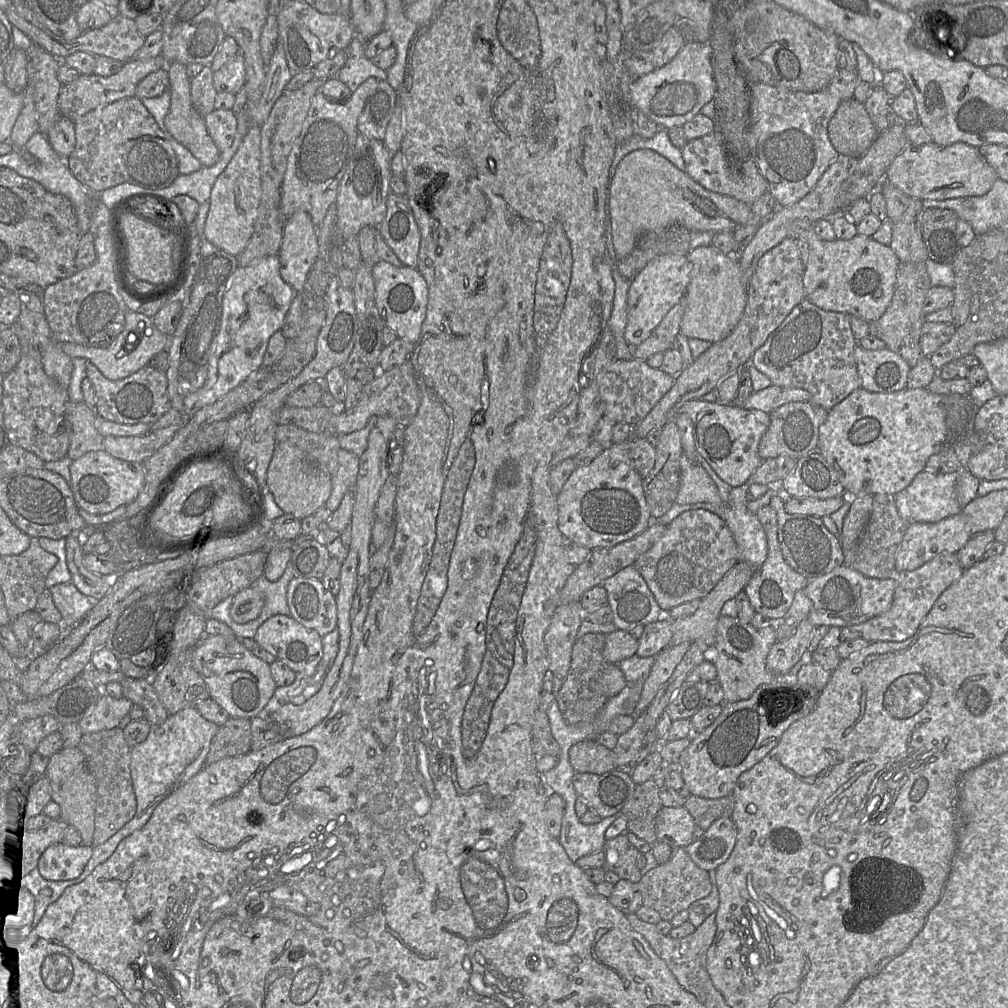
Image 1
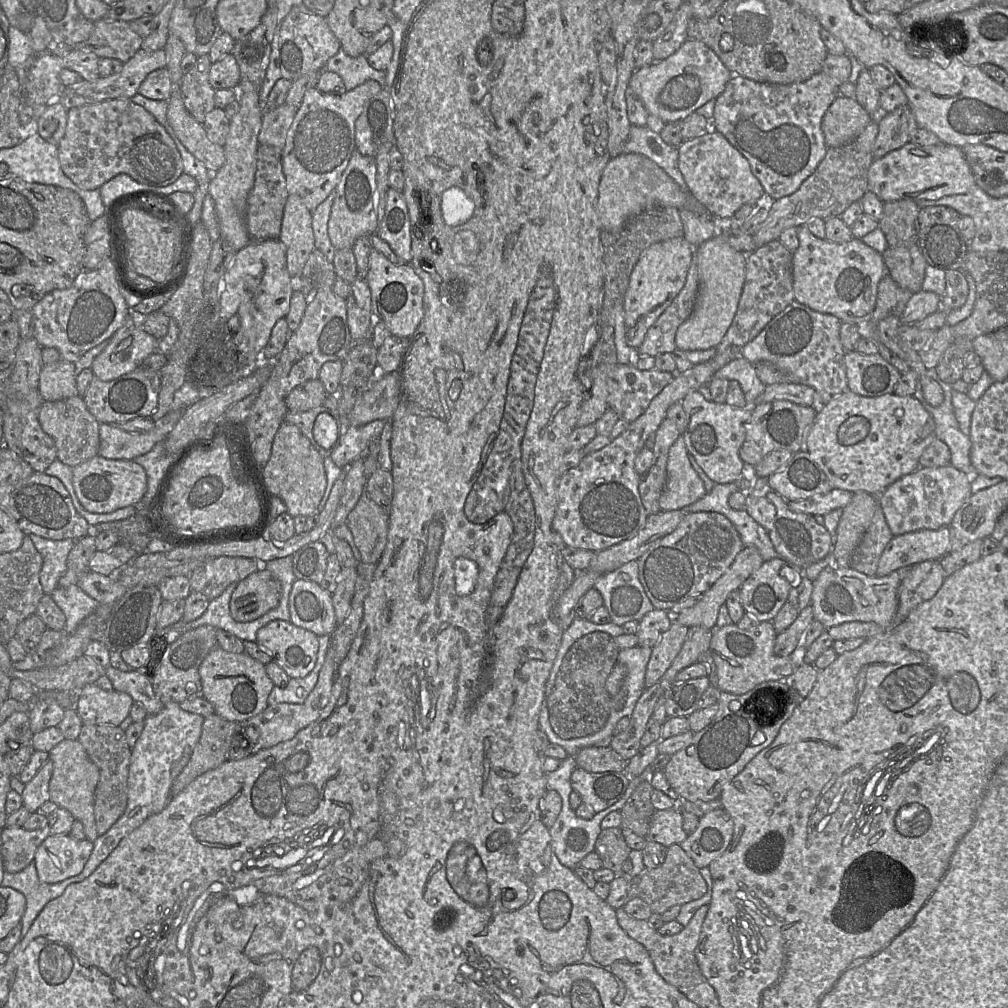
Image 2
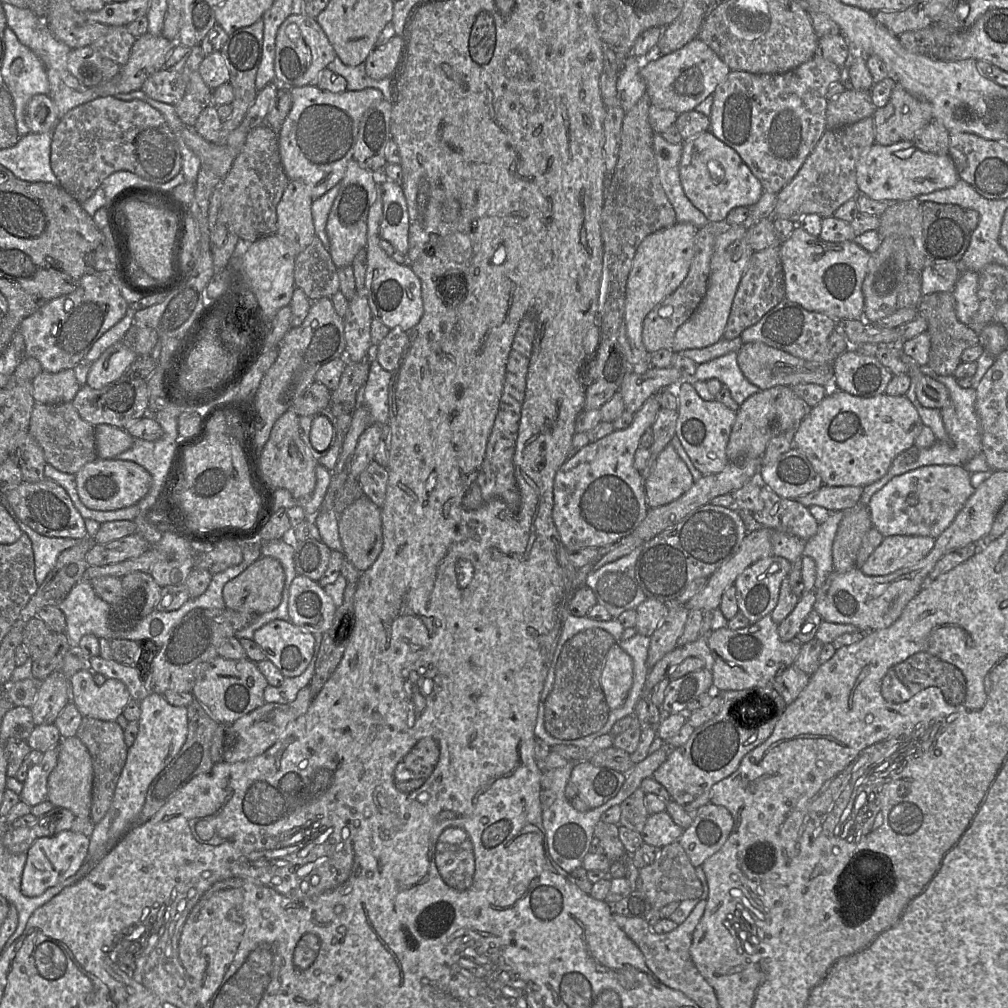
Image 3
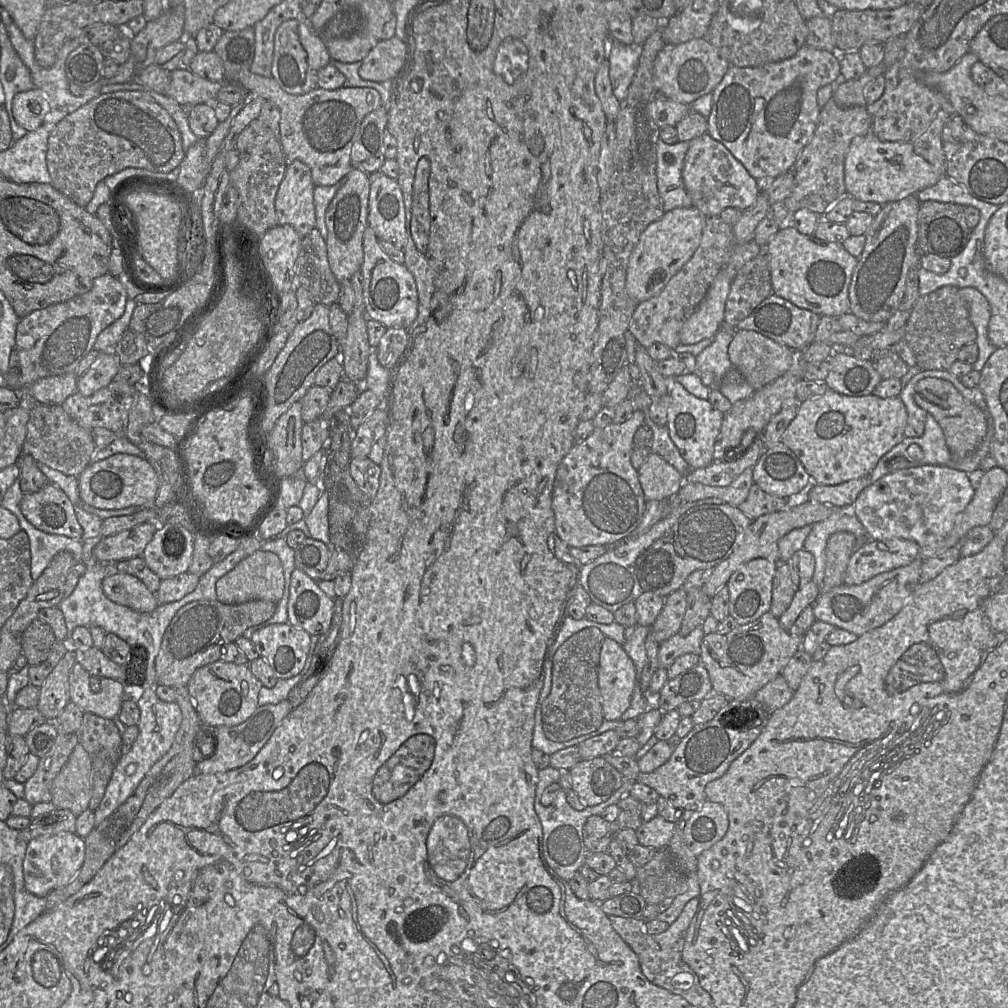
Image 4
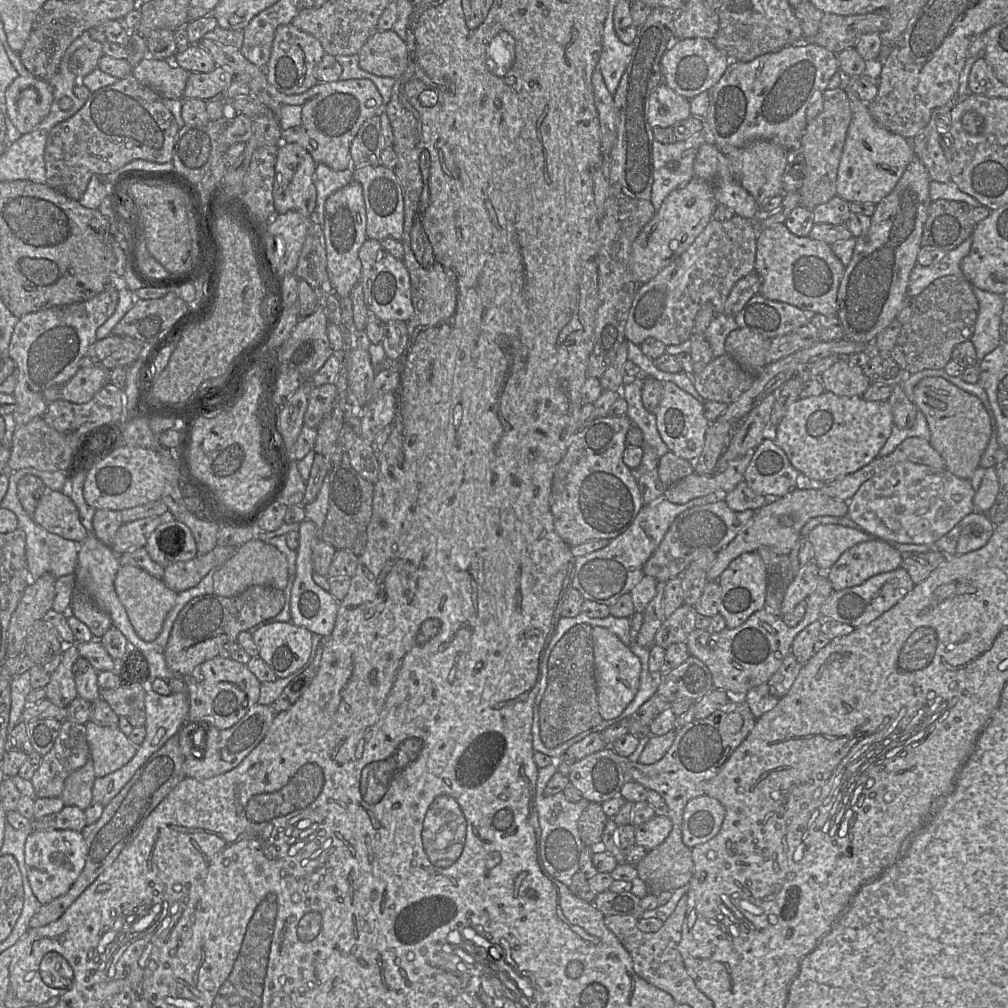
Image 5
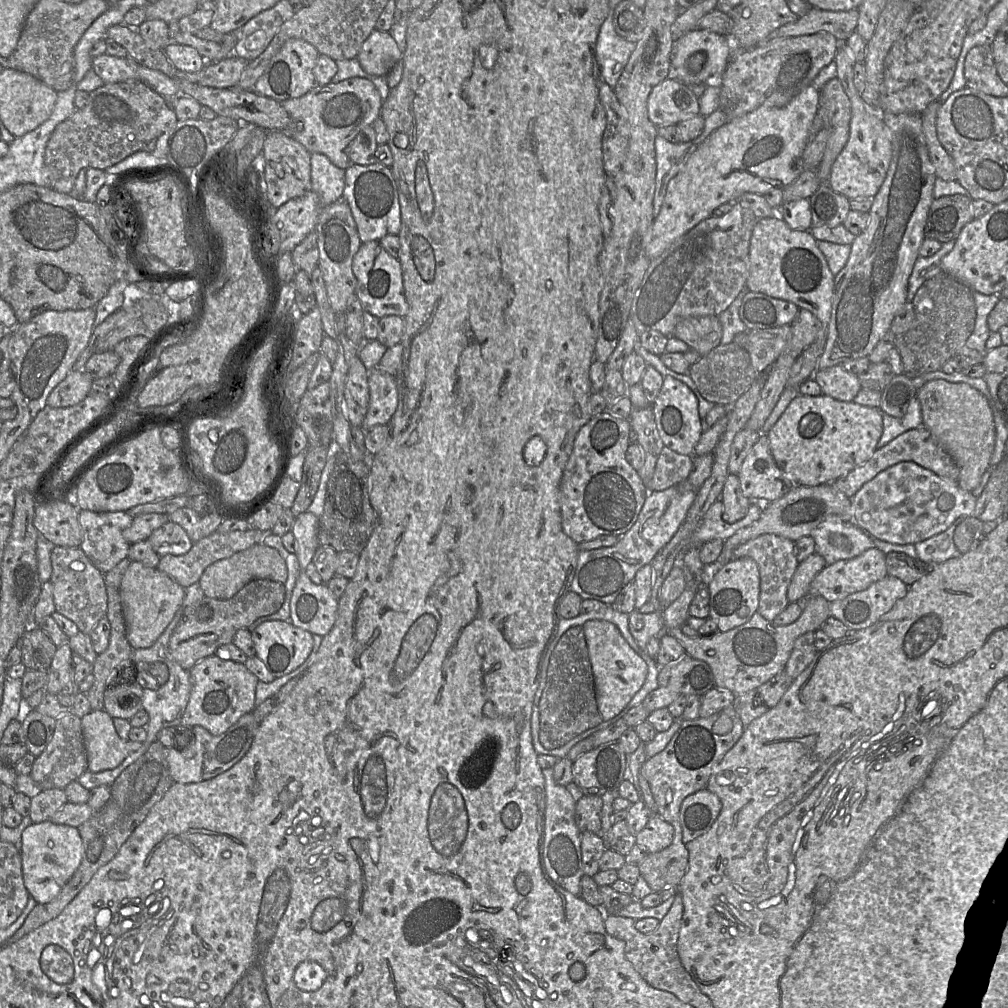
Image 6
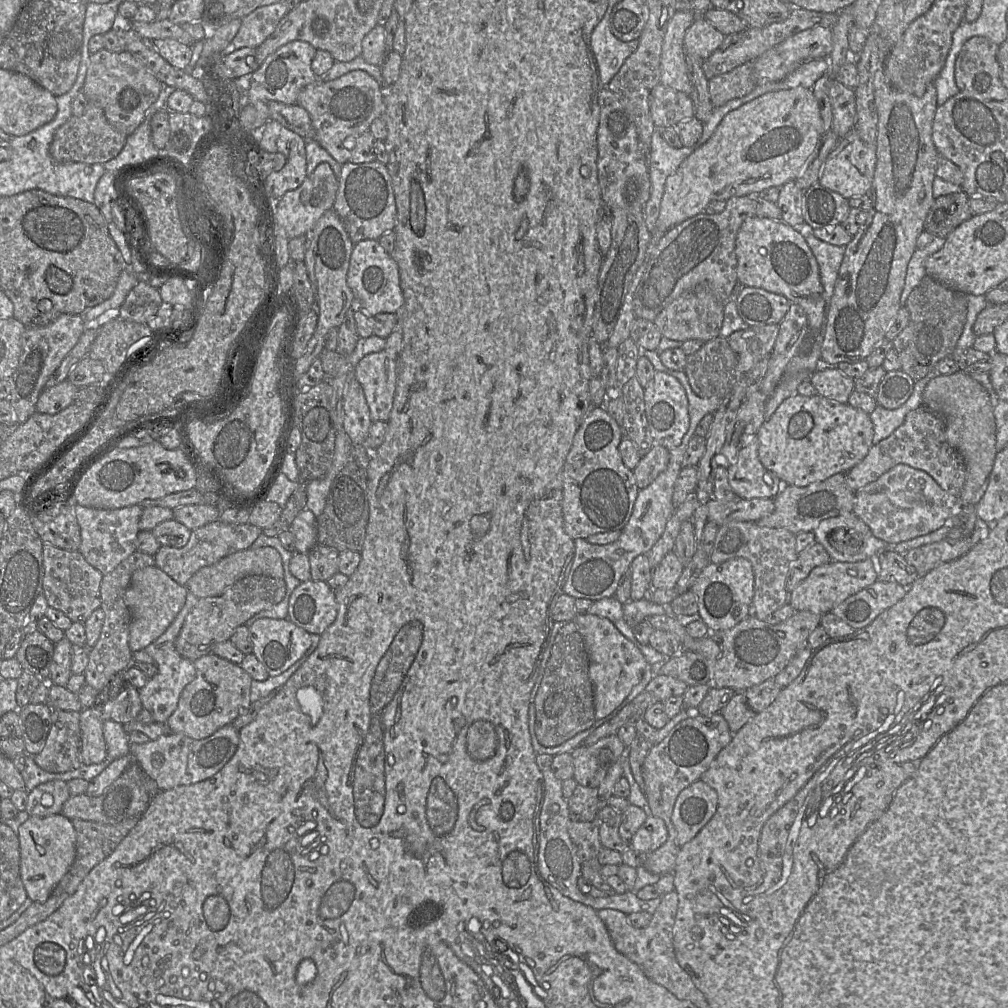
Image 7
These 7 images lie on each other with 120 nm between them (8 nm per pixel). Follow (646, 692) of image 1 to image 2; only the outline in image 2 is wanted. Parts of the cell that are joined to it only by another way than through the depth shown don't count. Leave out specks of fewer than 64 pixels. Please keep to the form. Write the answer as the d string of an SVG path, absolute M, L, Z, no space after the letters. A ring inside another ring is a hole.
M674 619L670 628L661 635L658 642L652 647L646 668L645 688L651 687L661 680L679 654L687 633L688 628Z

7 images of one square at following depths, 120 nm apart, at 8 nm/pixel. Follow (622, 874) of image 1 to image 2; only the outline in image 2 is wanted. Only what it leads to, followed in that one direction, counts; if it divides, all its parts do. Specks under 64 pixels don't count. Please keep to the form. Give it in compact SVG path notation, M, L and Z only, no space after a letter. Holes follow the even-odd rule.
M621 827L604 829L600 832L594 851L600 856L603 867L621 874L621 866L629 859L631 848L626 843Z

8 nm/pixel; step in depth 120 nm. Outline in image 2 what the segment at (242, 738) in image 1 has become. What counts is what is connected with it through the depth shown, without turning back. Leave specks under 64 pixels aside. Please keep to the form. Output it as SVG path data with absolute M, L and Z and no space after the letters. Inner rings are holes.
M215 713L204 717L200 739L188 764L174 780L171 796L177 796L198 776L224 763L238 733L240 724L237 722L228 721Z

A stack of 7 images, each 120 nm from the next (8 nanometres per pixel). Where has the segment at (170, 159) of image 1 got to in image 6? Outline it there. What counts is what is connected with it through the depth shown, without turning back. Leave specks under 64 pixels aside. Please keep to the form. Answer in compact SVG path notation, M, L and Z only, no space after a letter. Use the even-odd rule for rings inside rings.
M143 81L104 84L90 92L85 106L76 109L52 132L45 150L51 188L69 194L81 169L106 170L137 151L166 158L168 139L177 121L165 98Z

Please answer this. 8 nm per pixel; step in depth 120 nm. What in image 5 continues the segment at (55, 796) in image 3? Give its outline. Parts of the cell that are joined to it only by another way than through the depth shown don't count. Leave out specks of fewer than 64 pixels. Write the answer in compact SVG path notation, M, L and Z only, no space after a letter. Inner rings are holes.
M91 758L66 780L60 795L66 806L76 806L85 811L93 801L92 789L96 779Z

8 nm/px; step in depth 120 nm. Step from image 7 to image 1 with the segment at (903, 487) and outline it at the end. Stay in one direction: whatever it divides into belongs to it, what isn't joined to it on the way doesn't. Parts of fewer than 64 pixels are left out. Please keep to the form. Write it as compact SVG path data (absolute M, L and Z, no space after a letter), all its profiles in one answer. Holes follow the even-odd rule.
M924 469L918 473L908 487L894 496L900 516L909 523L936 523L947 517L961 513L962 508L955 495L957 477L957 472L939 473Z

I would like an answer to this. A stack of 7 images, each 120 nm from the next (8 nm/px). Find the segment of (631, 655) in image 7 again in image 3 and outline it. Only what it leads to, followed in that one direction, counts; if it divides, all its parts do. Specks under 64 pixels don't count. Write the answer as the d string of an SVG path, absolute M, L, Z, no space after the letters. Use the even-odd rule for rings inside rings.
M615 643L609 649L601 674L601 686L610 710L621 707L633 684L632 658Z

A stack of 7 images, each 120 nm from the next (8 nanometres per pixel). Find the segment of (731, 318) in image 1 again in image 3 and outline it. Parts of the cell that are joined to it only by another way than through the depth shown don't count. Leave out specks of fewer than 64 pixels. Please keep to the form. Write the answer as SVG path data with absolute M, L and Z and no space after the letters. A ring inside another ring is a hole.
M737 224L716 235L707 291L692 316L677 329L672 346L675 353L685 349L705 348L723 338L737 287L754 252L747 242L746 233L745 225Z

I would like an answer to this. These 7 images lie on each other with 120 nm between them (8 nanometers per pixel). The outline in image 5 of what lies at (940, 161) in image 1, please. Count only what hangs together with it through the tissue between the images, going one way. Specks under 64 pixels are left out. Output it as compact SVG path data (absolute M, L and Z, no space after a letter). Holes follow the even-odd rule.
M843 76L841 86L850 100L852 119L843 146L836 178L836 195L849 202L878 204L896 186L915 156L910 140L880 126L871 116L868 104L852 89L852 78Z

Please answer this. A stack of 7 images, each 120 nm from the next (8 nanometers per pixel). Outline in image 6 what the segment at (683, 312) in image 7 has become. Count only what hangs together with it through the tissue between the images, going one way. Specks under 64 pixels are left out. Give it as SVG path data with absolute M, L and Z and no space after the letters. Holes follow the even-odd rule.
M715 315L688 317L678 322L673 336L703 356L720 345L722 326Z

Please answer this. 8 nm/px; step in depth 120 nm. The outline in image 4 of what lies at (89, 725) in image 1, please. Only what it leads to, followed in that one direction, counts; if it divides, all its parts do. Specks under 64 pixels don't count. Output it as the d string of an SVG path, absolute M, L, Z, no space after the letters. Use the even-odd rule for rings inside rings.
M75 662L69 673L70 701L84 713L93 713L107 719L118 716L125 700L125 685L111 678L100 677L100 691L93 692L90 678L90 673Z

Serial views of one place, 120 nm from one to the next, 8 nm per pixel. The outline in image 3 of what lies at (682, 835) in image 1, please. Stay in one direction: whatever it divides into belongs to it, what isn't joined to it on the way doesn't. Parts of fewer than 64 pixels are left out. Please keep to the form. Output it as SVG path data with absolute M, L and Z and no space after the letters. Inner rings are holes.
M666 811L649 815L641 832L644 843L663 847L679 840L684 829Z

